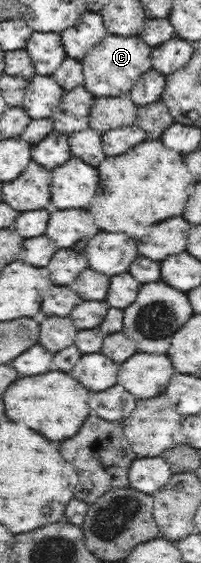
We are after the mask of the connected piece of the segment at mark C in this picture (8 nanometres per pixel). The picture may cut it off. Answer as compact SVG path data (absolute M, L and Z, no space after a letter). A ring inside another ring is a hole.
M107 34L103 41L81 60L83 85L96 97L121 96L129 93L141 76L153 69L152 52L153 47L147 45L140 34L131 37Z

